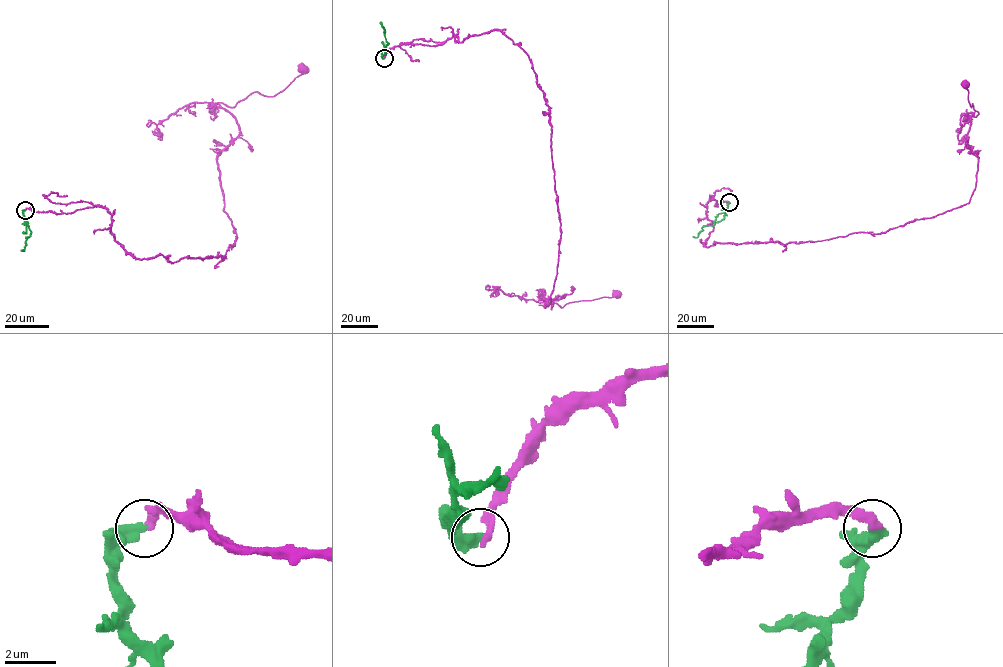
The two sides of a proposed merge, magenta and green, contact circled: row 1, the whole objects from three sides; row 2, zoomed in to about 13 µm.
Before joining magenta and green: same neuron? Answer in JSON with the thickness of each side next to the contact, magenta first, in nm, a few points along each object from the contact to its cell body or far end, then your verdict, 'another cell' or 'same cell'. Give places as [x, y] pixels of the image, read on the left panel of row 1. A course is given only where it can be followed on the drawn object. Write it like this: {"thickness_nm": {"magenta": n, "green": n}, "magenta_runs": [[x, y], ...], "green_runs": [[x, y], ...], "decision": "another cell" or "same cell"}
{"thickness_nm": {"magenta": 300, "green": 480}, "magenta_runs": [[26, 210], [105, 207], [137, 258], [223, 259], [217, 157], [239, 126], [218, 103], [303, 70]], "green_runs": [[26, 210], [23, 216], [31, 235], [26, 238], [25, 249], [21, 249]], "decision": "same cell"}

